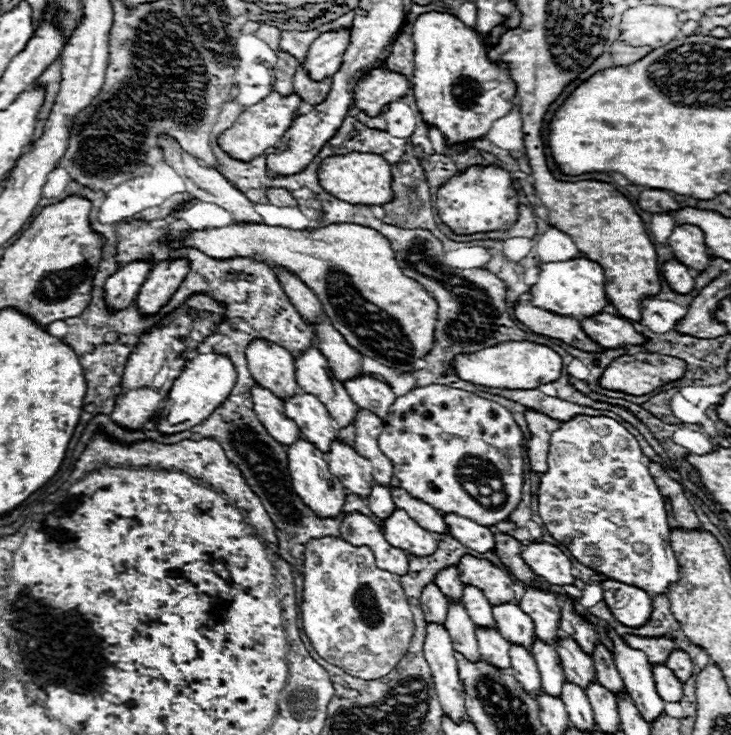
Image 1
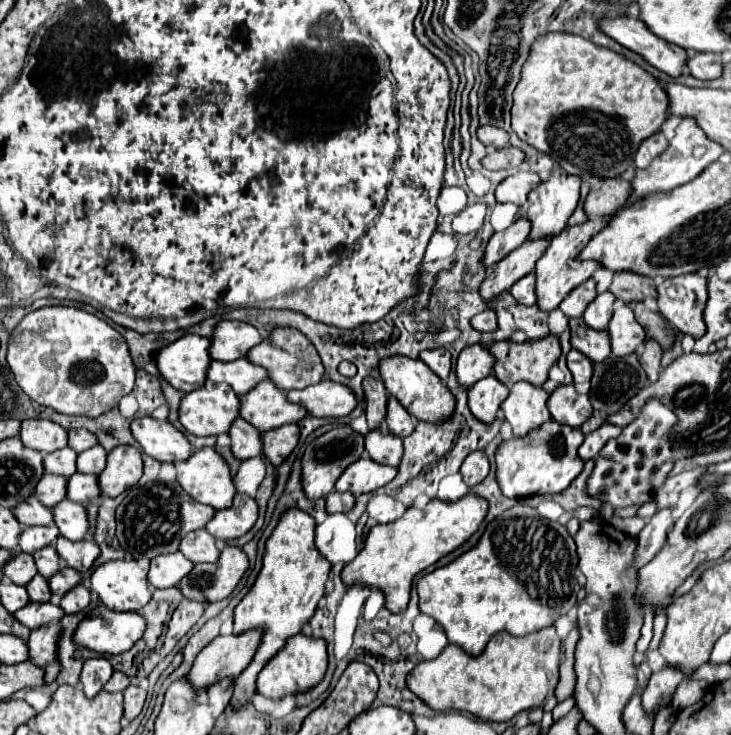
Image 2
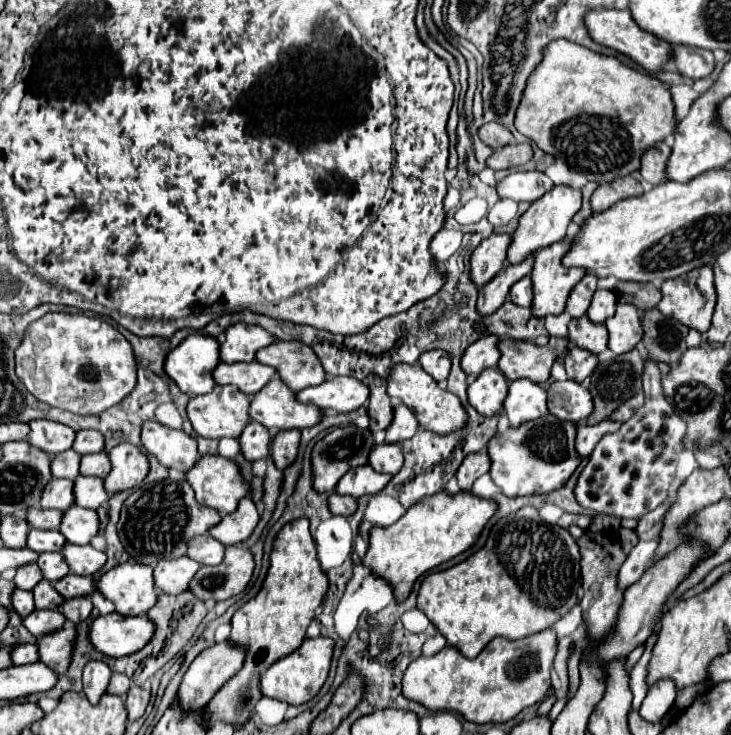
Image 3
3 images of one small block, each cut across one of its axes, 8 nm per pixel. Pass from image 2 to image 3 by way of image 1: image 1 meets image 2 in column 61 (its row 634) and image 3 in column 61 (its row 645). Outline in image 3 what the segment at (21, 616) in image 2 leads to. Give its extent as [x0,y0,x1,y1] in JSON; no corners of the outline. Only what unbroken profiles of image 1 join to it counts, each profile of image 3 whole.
[22,608,66,638]

